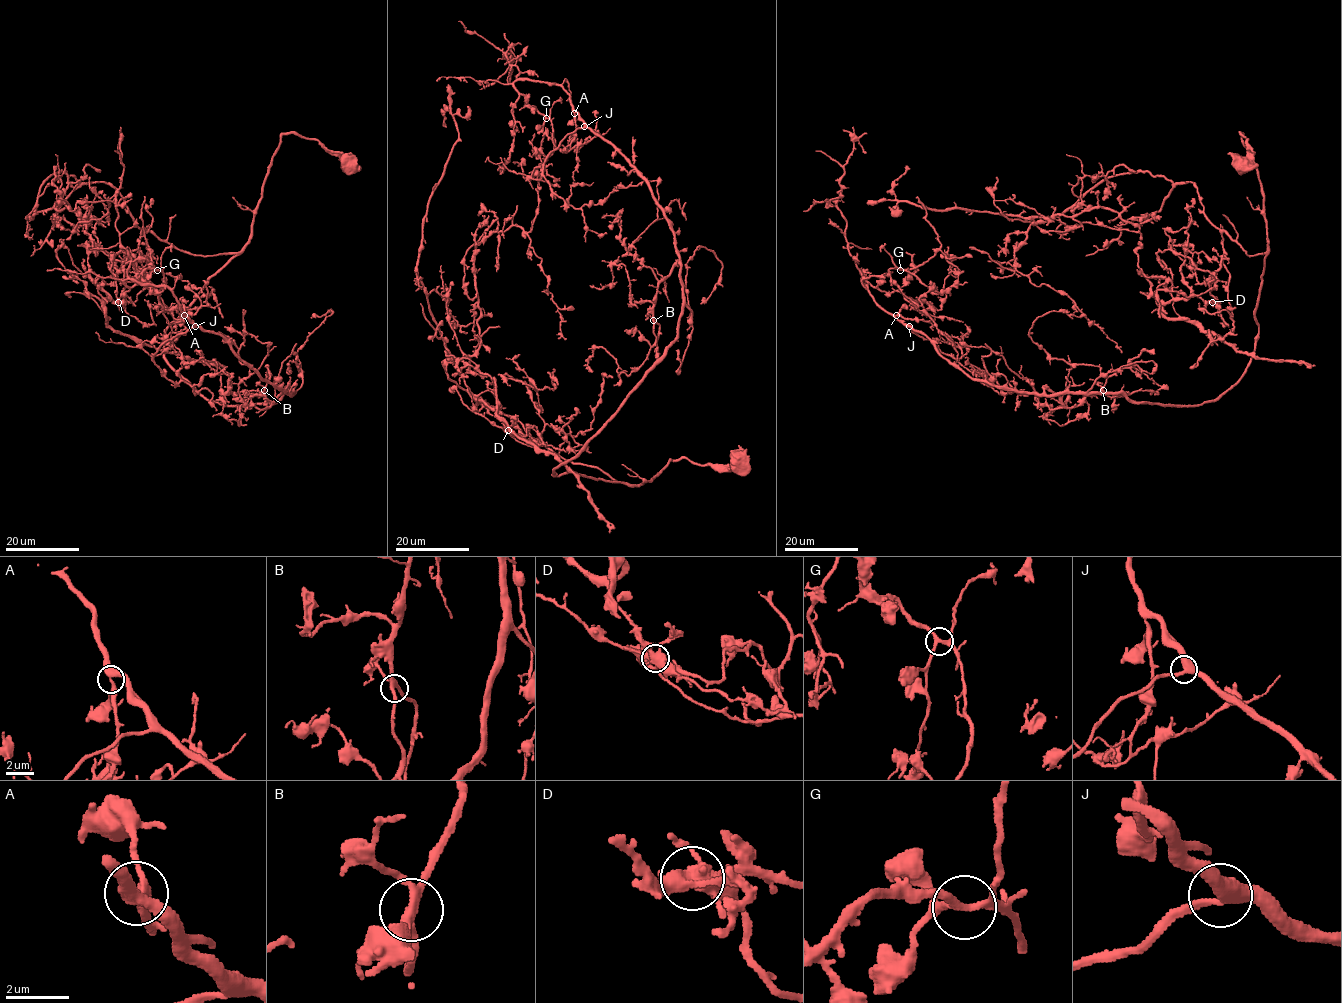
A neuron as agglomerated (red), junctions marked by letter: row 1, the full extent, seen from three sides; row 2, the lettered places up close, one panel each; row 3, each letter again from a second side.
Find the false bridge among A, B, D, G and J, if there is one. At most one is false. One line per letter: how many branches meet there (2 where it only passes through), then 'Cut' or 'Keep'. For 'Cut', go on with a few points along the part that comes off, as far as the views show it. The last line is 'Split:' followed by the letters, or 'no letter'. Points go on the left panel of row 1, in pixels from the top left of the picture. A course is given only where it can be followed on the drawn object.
A: Branches: 4. Keep
B: Branches: 4. Keep
D: Branches: 4. Cut. Course of the part to remove: (119, 302), (107, 294), (109, 297), (105, 300), (104, 312), (107, 323), (114, 330), (150, 346), (220, 365)
G: Branches: 4. Keep
J: Branches: 3. Keep
Split: D

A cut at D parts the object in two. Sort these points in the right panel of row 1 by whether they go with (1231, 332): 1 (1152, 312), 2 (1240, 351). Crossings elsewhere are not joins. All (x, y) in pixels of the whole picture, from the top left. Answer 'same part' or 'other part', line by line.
1: same part
2: other part

